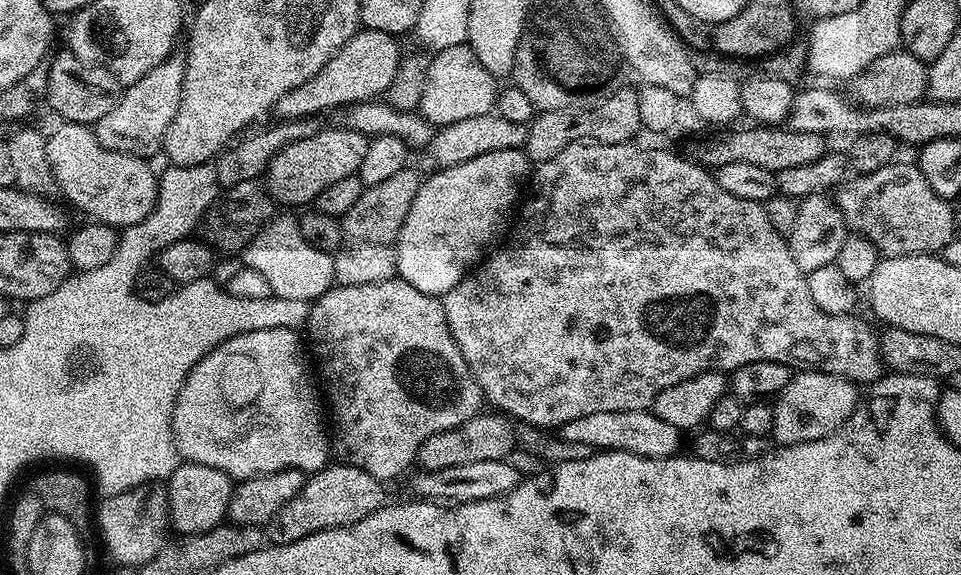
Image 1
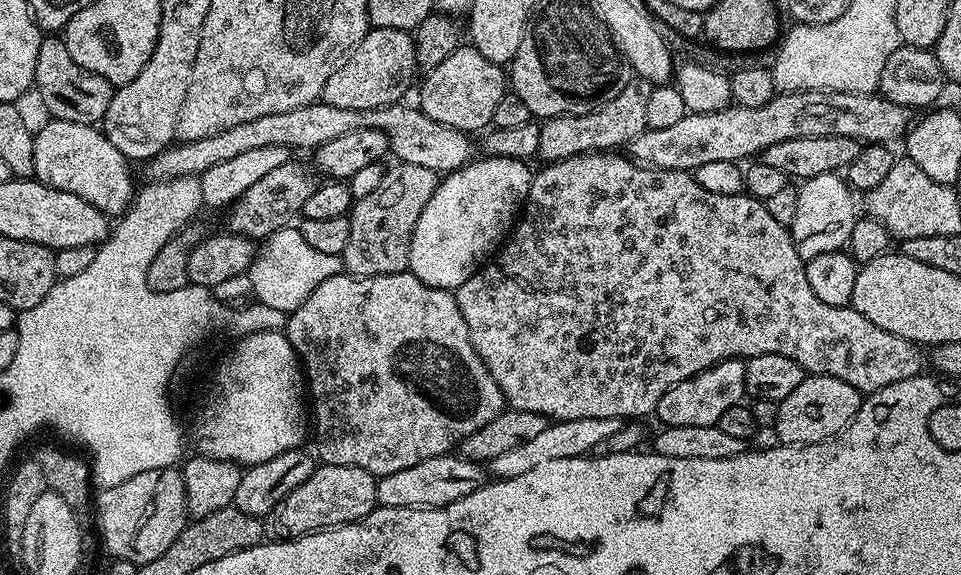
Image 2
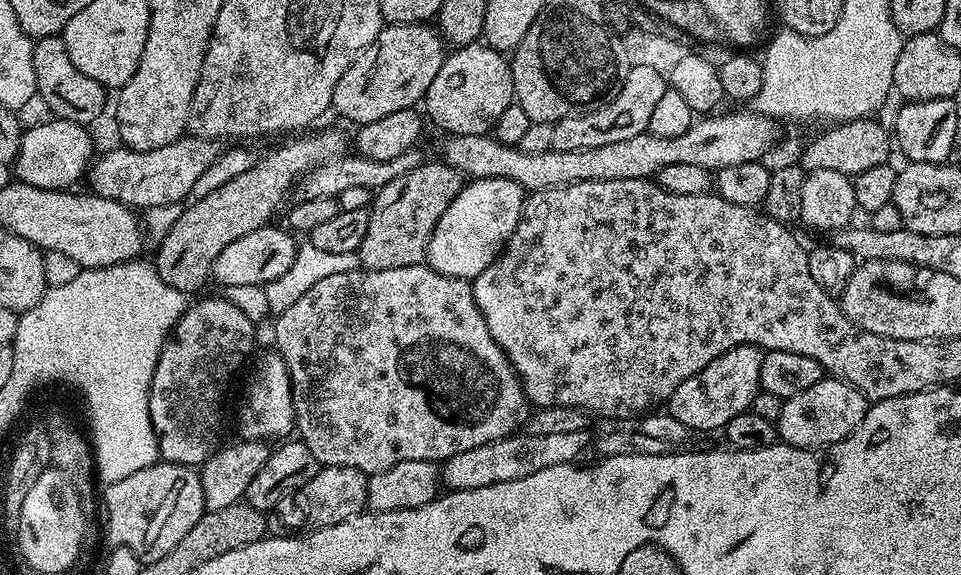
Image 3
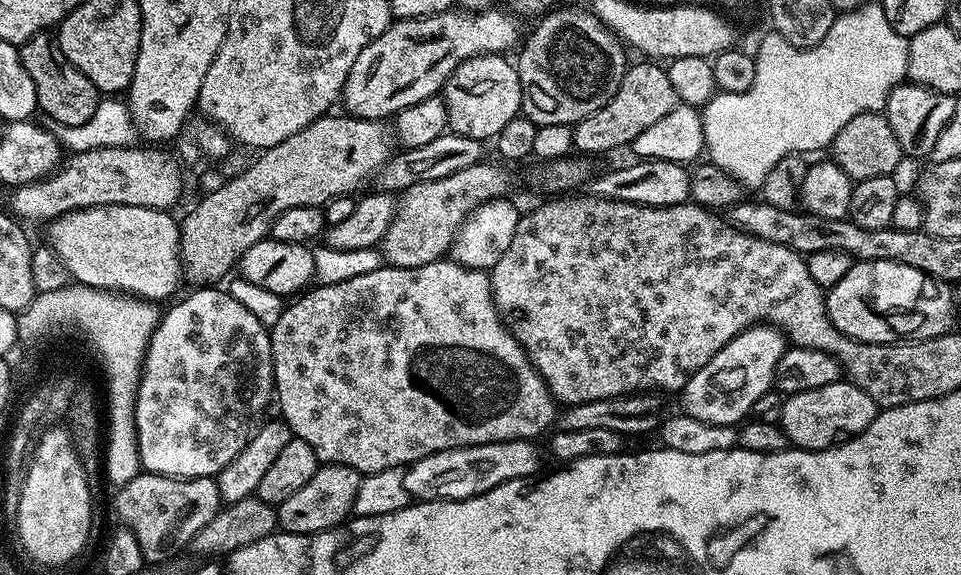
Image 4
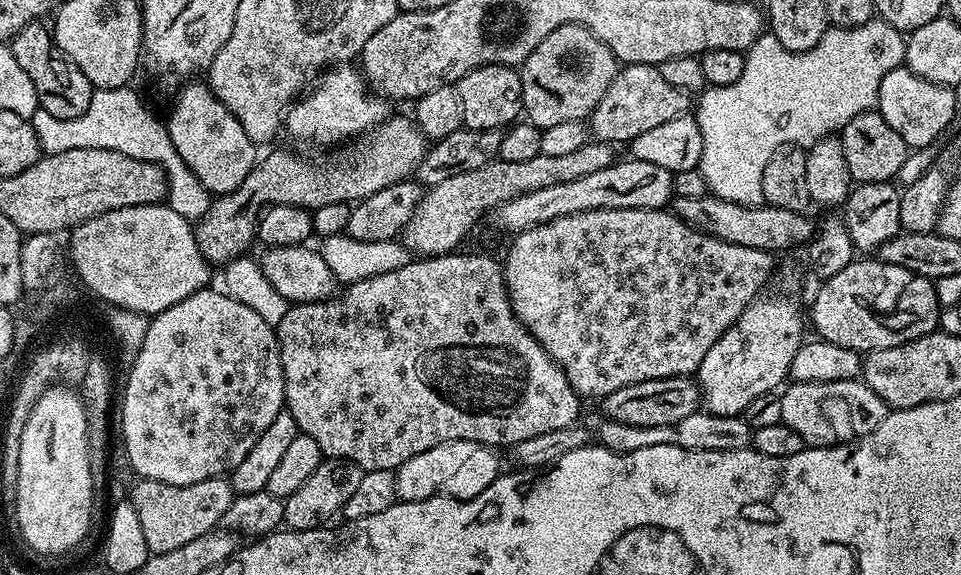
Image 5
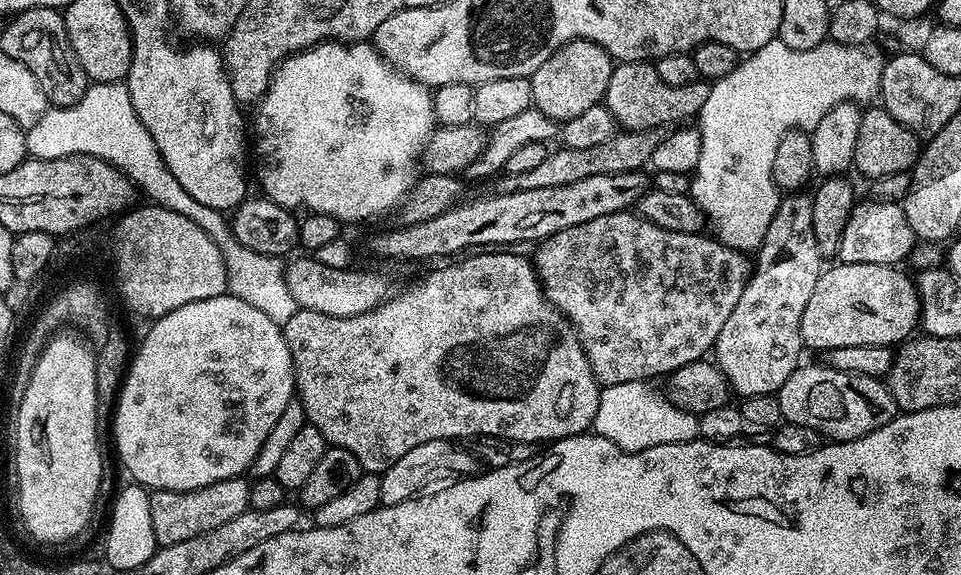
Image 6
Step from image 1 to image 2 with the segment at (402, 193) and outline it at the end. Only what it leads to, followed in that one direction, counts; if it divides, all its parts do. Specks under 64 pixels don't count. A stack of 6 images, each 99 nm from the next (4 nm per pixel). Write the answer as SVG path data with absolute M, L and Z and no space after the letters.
M403 162L393 165L385 171L382 183L375 190L353 203L348 216L350 238L342 254L342 268L349 276L381 276L403 272L408 267L408 243L418 222L418 214L434 194L438 176L426 170L426 166Z

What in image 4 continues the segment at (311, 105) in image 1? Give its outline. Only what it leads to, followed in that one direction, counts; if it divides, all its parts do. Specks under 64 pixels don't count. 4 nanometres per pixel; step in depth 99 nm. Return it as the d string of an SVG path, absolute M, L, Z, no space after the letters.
M449 10L419 20L397 19L389 24L388 29L381 36L370 41L362 50L362 54L358 54L358 62L350 66L350 74L346 78L342 93L342 104L348 107L345 109L351 115L363 120L387 121L387 116L388 119L395 117L396 113L406 110L406 106L414 106L414 102L422 102L426 98L437 95L450 78L450 74L464 60L485 54L504 54L509 51L507 48L515 49L516 24L507 11L504 11L505 13L500 11Z

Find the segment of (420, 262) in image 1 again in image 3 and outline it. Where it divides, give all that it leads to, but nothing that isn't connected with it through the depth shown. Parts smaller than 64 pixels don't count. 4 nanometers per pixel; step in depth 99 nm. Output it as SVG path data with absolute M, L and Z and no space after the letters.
M505 176L469 179L448 203L430 234L427 267L455 280L475 280L503 252L518 226L525 199L526 189Z

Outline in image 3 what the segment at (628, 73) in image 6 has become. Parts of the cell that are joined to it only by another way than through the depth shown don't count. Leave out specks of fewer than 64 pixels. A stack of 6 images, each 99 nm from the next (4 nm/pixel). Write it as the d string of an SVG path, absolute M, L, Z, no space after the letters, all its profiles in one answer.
M642 66L629 71L626 82L622 82L622 90L618 90L618 98L606 102L606 106L598 106L589 112L583 112L570 118L562 118L552 125L552 148L554 150L594 150L594 146L610 146L610 142L626 142L626 138L634 138L648 131L650 117L662 94L670 87L665 73Z

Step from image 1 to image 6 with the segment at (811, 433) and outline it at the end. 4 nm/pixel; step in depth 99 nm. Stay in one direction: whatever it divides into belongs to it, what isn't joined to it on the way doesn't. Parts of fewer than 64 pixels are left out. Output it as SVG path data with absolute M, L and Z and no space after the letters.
M801 363L779 390L780 405L784 420L789 424L810 426L818 430L821 437L832 442L856 440L870 434L898 414L894 398L887 383L875 376L846 374L842 370L829 368L827 363Z

